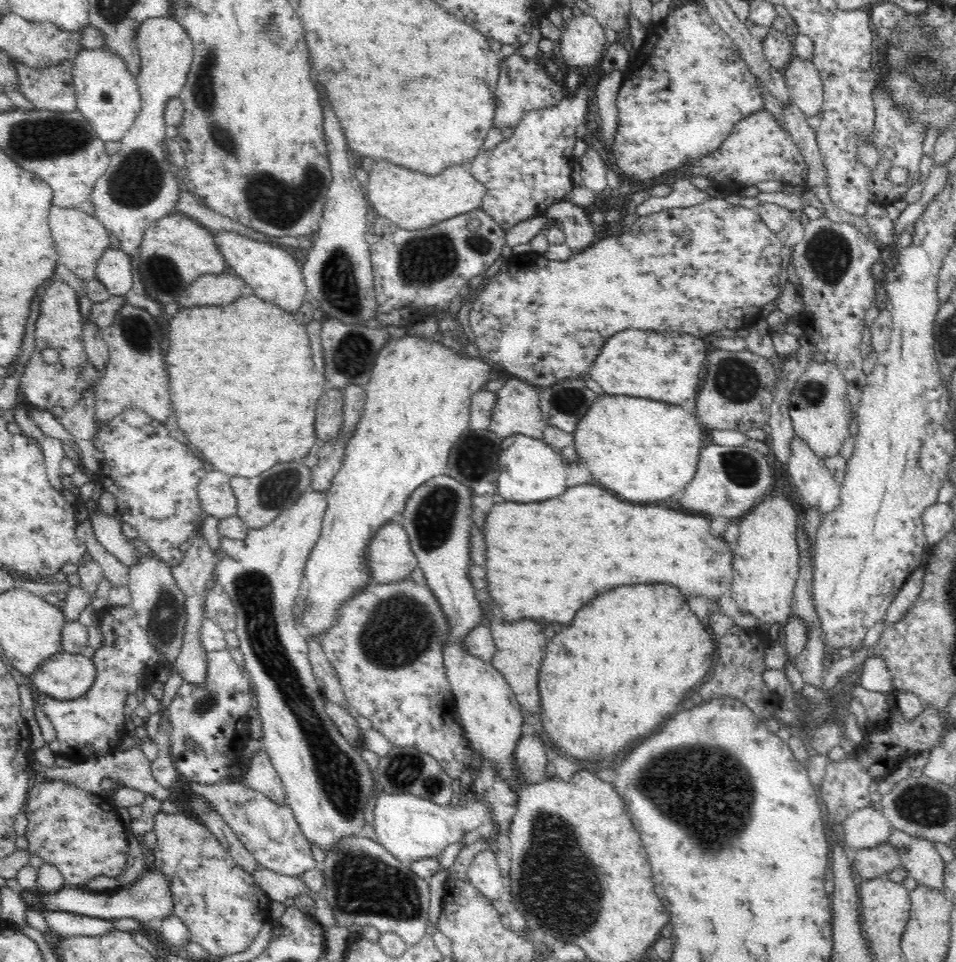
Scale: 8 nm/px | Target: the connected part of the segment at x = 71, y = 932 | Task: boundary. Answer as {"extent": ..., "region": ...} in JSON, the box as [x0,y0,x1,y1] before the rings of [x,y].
{"extent":[41,911,116,938],"region":[[[41,911],[49,929],[59,938],[72,936],[100,936],[116,928],[114,920],[106,920],[92,916],[84,916],[64,911]]]}

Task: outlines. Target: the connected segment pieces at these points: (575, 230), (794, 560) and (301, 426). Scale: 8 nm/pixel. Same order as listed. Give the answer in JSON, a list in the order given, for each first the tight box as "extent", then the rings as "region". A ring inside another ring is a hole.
[{"extent":[560,207,596,252],"region":[[[580,207],[582,214],[576,214],[569,218],[562,218],[560,228],[565,234],[565,243],[574,252],[588,248],[596,240],[594,226],[590,223],[590,217],[586,214],[584,207]]]},{"extent":[730,495,800,630],"region":[[[770,495],[758,502],[752,510],[737,519],[739,535],[732,556],[733,580],[730,595],[736,601],[738,609],[752,614],[763,630],[767,624],[783,626],[792,616],[792,598],[799,574],[799,546],[797,532],[799,530],[800,508],[794,504],[790,496]]]},{"extent":[165,292,328,478],"region":[[[248,292],[240,296],[238,300],[230,304],[220,304],[220,306],[190,306],[180,308],[174,318],[170,319],[166,338],[170,340],[170,346],[165,348],[165,363],[170,376],[170,398],[172,406],[178,418],[178,426],[186,432],[190,442],[196,446],[203,461],[209,468],[219,470],[228,476],[241,476],[250,478],[260,476],[264,470],[272,468],[278,462],[292,462],[300,460],[310,454],[314,442],[316,442],[316,429],[314,429],[314,416],[316,416],[316,402],[321,398],[328,387],[328,381],[324,373],[318,372],[312,360],[312,350],[310,350],[310,338],[305,326],[300,326],[294,313],[282,310],[282,308],[271,302],[262,300],[256,295]]]}]

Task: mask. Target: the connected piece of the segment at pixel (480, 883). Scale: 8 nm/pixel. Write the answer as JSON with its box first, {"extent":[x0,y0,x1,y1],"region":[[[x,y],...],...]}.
{"extent":[468,850,504,902],"region":[[[482,850],[474,856],[469,870],[468,879],[487,899],[500,902],[504,890],[504,876],[498,868],[496,856],[492,850]]]}

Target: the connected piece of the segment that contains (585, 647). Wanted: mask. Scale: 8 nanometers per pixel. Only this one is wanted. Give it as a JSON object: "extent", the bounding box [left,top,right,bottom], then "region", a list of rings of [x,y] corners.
{"extent":[538,584,715,762],"region":[[[640,584],[600,594],[576,614],[572,626],[546,646],[538,672],[544,730],[562,753],[586,762],[612,760],[628,752],[638,740],[654,734],[678,710],[686,692],[706,679],[715,655],[712,634],[690,612],[690,606],[674,586]]]}

